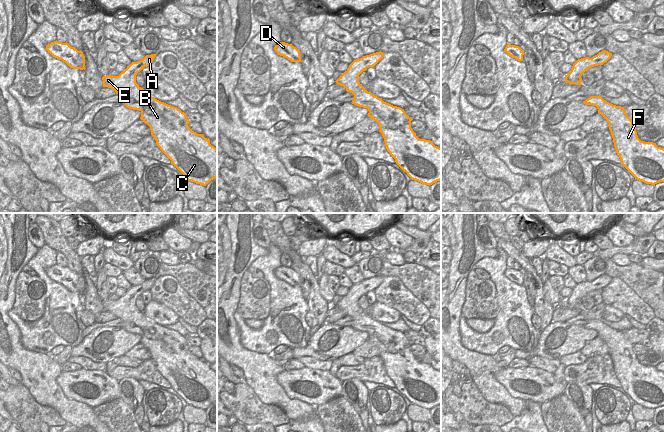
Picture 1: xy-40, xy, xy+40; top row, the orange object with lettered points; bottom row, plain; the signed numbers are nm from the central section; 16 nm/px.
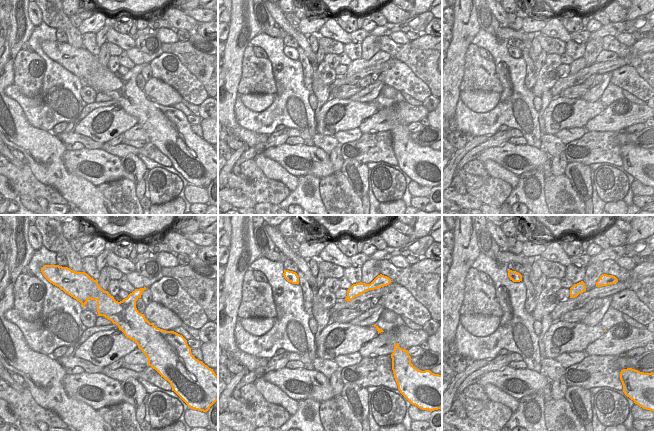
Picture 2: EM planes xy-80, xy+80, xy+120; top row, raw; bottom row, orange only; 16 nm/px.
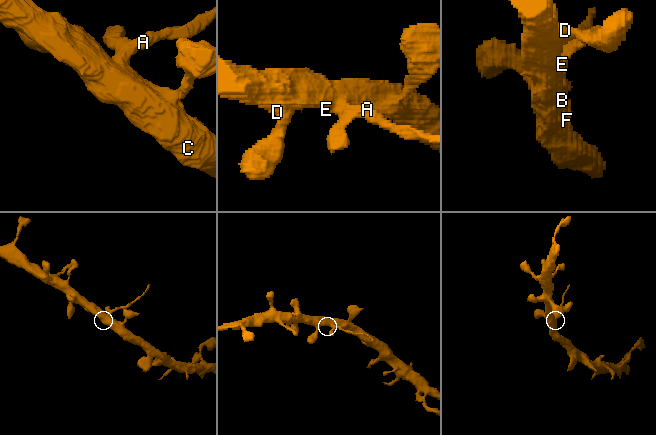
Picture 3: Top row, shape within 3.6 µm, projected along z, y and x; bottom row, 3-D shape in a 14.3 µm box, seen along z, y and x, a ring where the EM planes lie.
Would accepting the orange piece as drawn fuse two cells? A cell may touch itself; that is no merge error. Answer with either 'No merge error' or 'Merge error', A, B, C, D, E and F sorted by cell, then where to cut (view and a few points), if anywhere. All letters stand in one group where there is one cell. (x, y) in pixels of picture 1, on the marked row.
Merge error. Groups: A / B C D E F. Split along xy (368, 55), (365, 64), (366, 69).

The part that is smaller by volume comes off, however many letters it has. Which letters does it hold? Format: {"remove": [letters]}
{"remove": ["A"]}

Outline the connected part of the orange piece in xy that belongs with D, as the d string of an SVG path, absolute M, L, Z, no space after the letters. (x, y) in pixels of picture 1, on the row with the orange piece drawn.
M280 42L275 45L274 50L278 55L287 58L291 62L301 62L300 51L292 44Z

